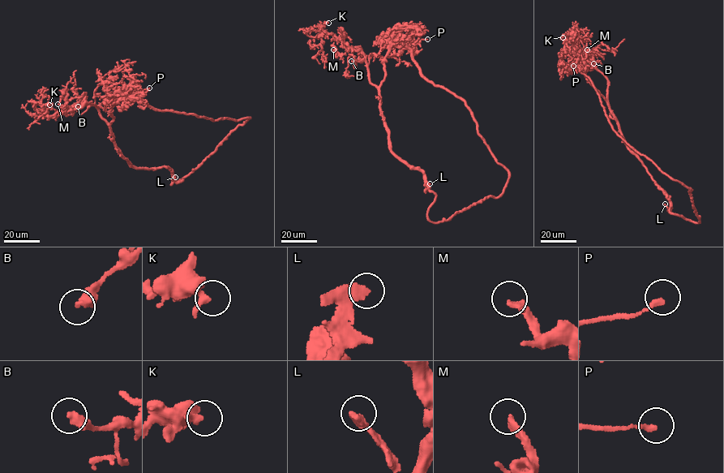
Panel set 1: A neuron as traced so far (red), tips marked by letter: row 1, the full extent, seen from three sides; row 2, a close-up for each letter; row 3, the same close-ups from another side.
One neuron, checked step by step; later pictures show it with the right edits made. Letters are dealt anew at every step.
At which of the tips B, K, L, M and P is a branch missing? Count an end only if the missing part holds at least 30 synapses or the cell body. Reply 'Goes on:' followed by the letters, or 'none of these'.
Goes on: L, M

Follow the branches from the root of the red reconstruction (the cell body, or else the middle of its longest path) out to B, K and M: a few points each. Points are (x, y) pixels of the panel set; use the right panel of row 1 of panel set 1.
B: (580, 69), (586, 66), (586, 79), (606, 98), (607, 80), (593, 66), (592, 62), (595, 61), (593, 63)
K: (580, 69), (586, 66), (586, 79), (606, 98), (607, 79), (587, 61), (568, 50), (566, 36), (563, 37)
M: (580, 69), (586, 66), (586, 79), (606, 98), (607, 80), (583, 61), (583, 58), (588, 58), (587, 49)

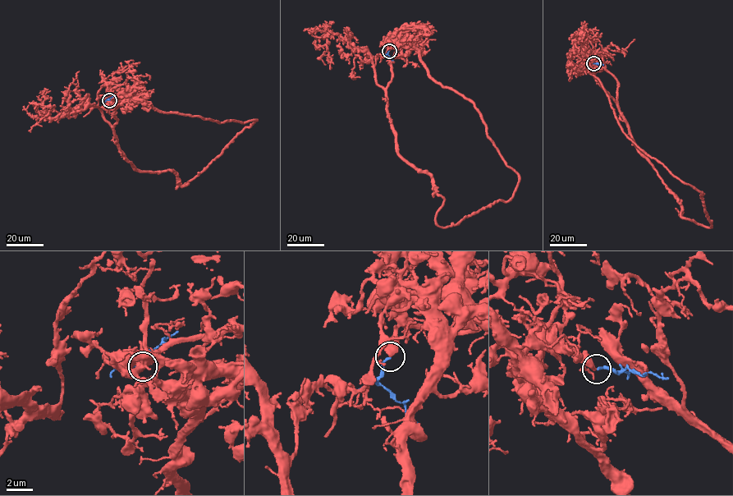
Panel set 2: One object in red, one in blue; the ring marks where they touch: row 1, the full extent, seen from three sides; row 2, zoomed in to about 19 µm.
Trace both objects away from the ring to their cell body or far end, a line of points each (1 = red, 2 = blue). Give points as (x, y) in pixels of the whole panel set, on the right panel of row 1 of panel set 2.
1: (593, 63), (585, 61), (586, 71), (596, 76), (624, 132), (673, 175), (703, 193), (703, 206), (707, 214)
2: (593, 63), (603, 65)

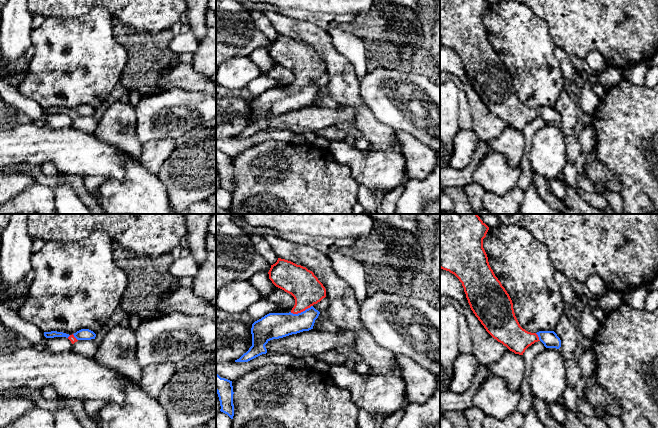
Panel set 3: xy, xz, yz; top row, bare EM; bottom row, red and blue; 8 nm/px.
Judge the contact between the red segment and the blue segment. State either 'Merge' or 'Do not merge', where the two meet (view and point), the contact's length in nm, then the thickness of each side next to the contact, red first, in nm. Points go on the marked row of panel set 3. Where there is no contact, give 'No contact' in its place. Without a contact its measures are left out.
Merge. Touches red at xz (301, 311). Shared border 190 nm. Thickness 240 nm (red) against 200 nm

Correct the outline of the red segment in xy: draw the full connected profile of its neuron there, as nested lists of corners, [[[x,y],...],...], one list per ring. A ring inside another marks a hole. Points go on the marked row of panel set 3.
[[[81,329],[72,335],[69,335],[63,332],[51,331],[51,332],[44,332],[44,336],[46,338],[66,337],[71,341],[72,344],[74,344],[78,340],[95,339],[96,334],[89,329]]]

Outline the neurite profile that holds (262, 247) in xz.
[[[260,238],[254,240],[255,250],[260,254],[270,265],[273,265],[277,262],[278,256],[271,248],[270,244]]]

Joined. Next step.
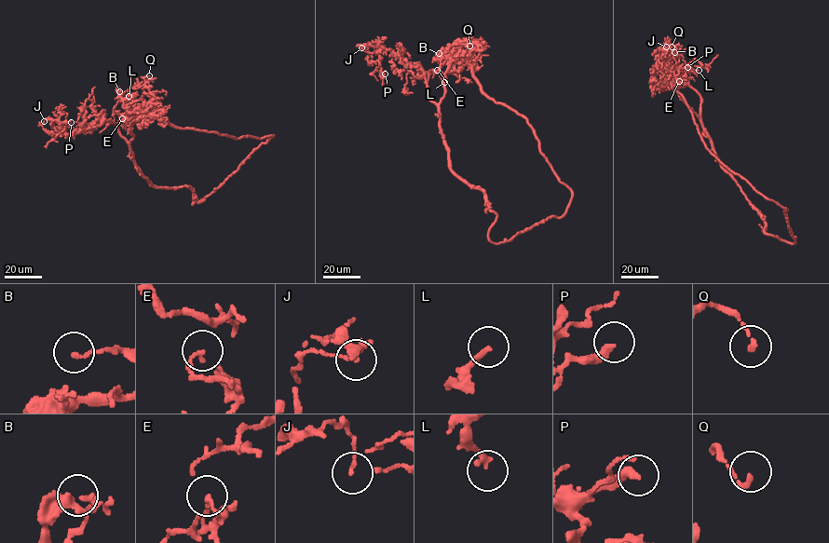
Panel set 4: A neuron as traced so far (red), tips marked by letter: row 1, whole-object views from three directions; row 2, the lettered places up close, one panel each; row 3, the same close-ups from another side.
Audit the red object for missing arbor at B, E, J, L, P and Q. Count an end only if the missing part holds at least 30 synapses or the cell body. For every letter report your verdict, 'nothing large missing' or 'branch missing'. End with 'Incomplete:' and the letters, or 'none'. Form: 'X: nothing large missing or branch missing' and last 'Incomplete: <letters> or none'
B: nothing large missing
E: nothing large missing
J: nothing large missing
L: nothing large missing
P: nothing large missing
Q: nothing large missing
Incomplete: none

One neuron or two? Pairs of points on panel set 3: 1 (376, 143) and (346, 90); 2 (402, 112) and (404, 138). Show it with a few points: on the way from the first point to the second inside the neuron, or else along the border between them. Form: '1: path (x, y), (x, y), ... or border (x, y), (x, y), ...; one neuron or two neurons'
1: path (373, 130), (364, 120), (363, 111), (357, 103); one neuron
2: border (395, 130), (404, 130), (423, 143); two neurons

